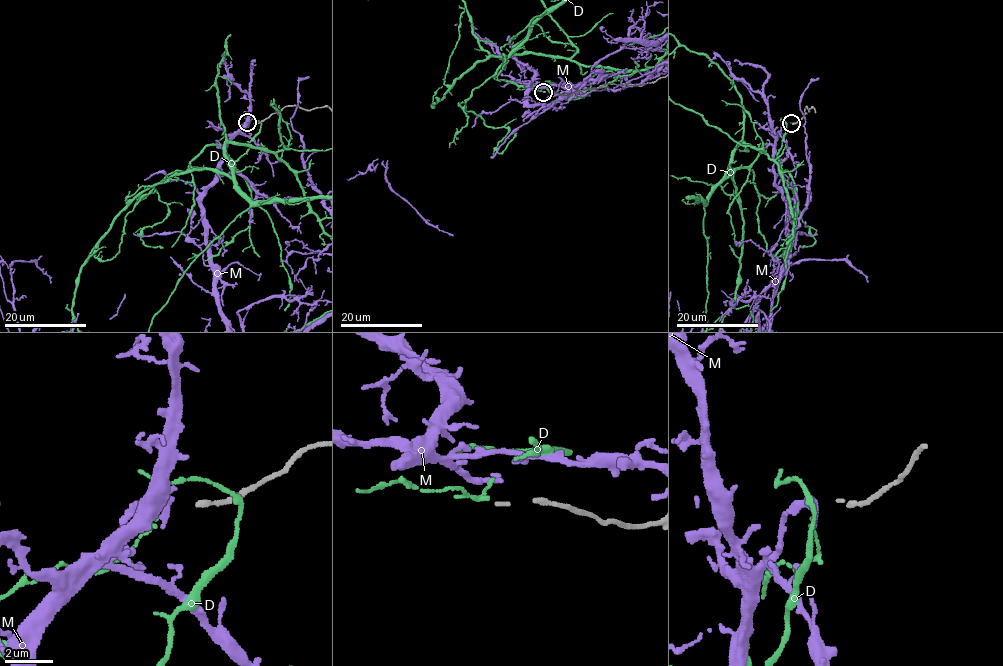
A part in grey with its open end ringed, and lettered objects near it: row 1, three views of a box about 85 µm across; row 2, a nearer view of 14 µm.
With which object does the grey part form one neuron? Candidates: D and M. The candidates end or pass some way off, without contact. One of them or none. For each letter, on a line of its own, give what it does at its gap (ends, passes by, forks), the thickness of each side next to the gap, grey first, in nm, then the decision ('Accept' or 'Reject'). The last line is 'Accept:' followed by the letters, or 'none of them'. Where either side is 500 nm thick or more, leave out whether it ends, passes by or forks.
D: It ends there. Thickness 100 nm (grey) against 120 nm. Reject
M: It ends there. Thickness 100 nm (grey) against 280 nm. Reject
Accept: none of them

